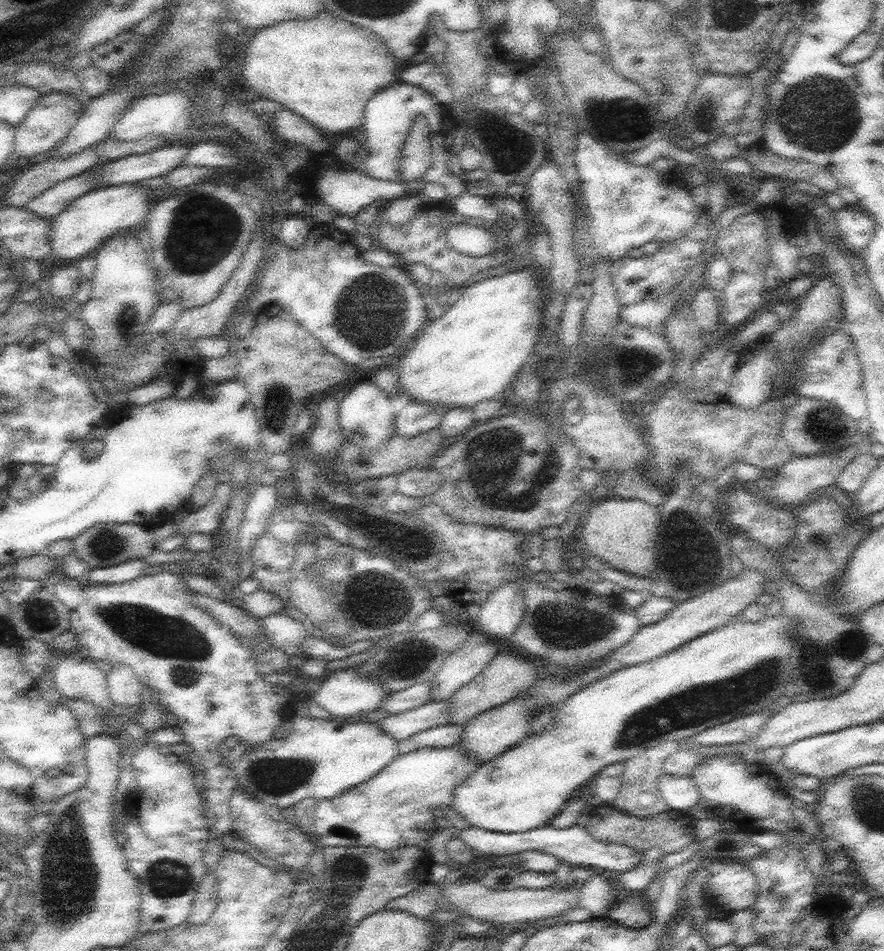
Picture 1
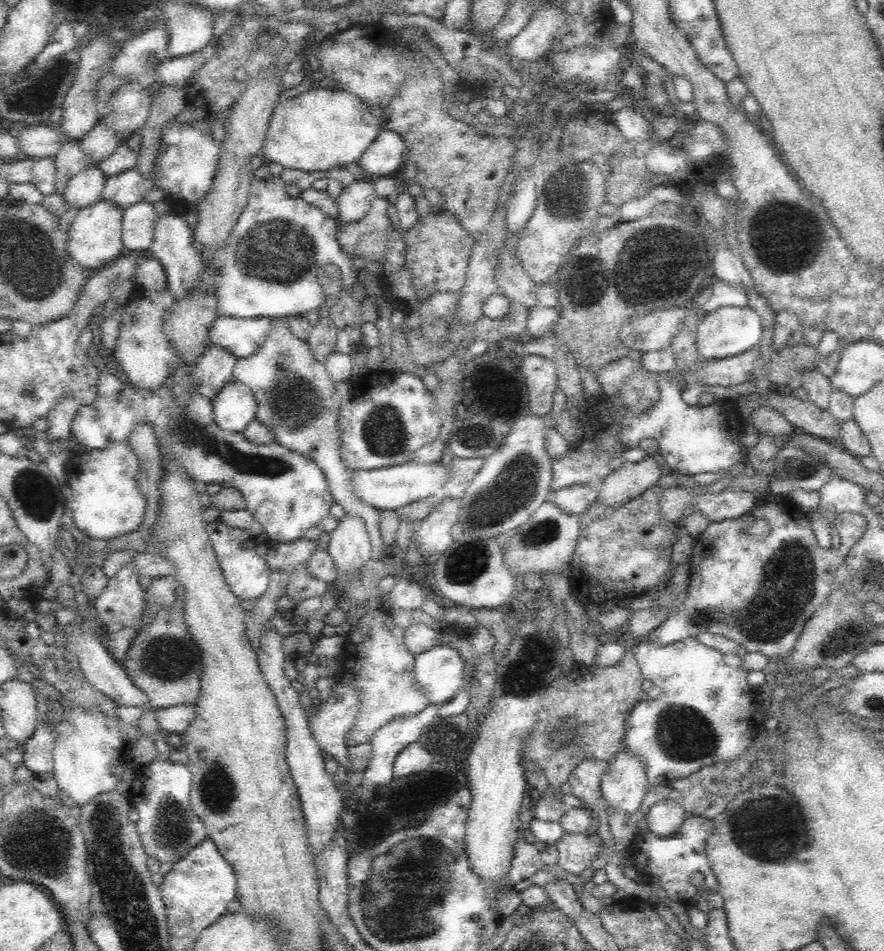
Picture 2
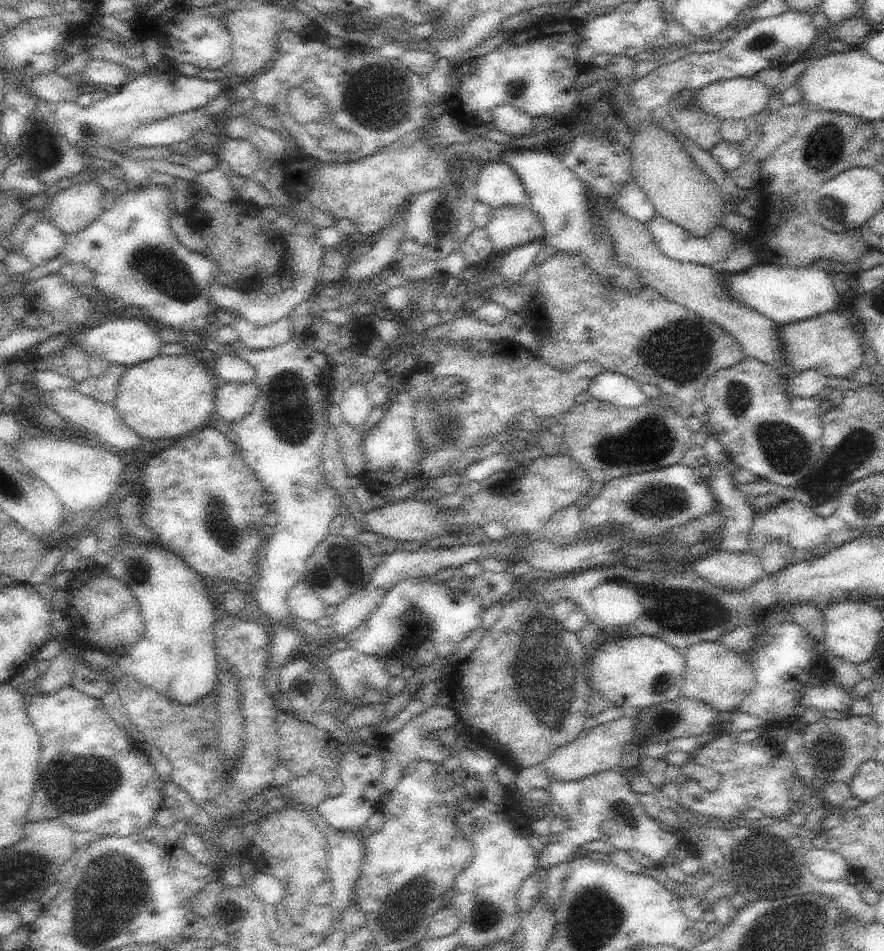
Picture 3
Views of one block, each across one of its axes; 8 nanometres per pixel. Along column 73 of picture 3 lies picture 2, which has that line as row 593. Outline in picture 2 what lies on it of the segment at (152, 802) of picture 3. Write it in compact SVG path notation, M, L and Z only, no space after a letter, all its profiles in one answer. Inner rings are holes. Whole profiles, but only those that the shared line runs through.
M767 492L759 496L754 510L738 518L712 522L693 539L692 557L686 566L689 579L688 594L670 611L666 620L649 632L643 640L666 646L709 632L729 638L748 652L760 652L769 659L774 656L785 659L794 650L806 621L812 616L814 609L829 597L833 588L834 573L866 532L867 522L860 513L838 514L834 525L838 528L841 546L838 549L822 548L817 543L810 519L790 495ZM756 520L768 523L769 532L766 536L754 537L746 529L746 526L750 526Z

